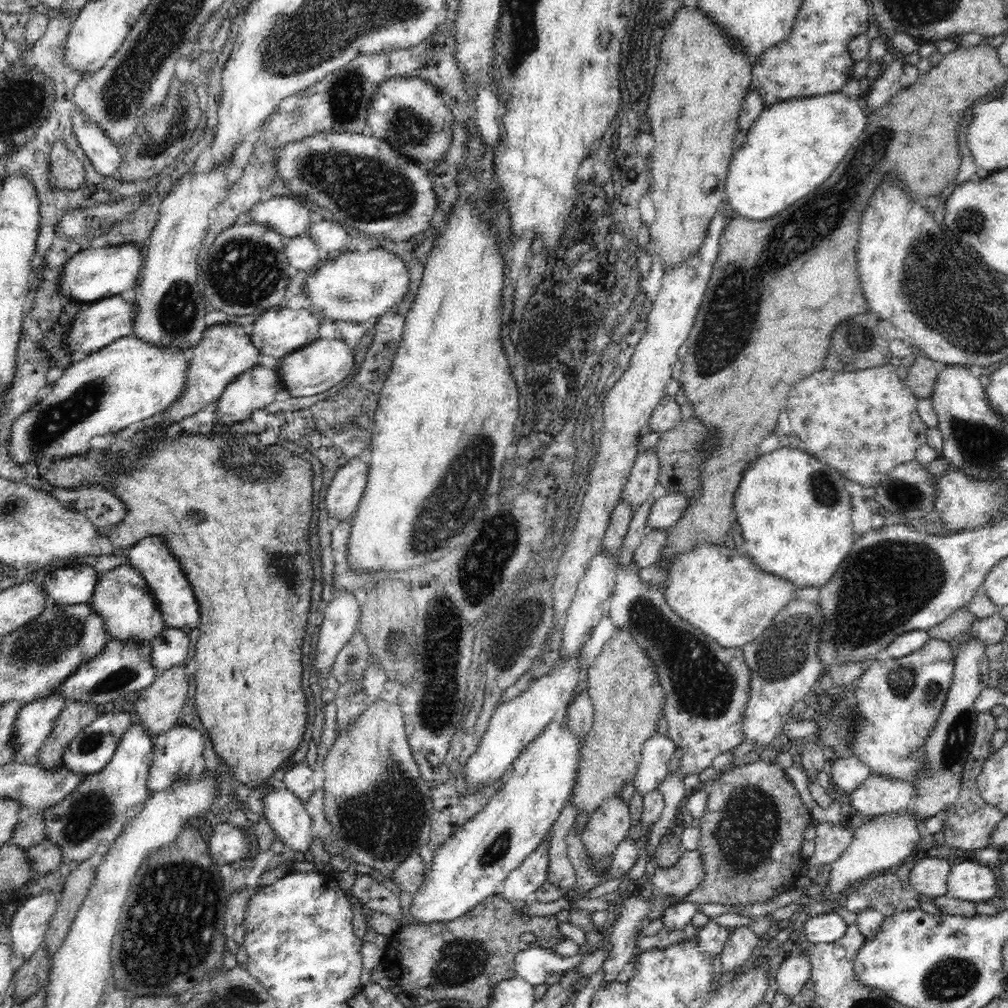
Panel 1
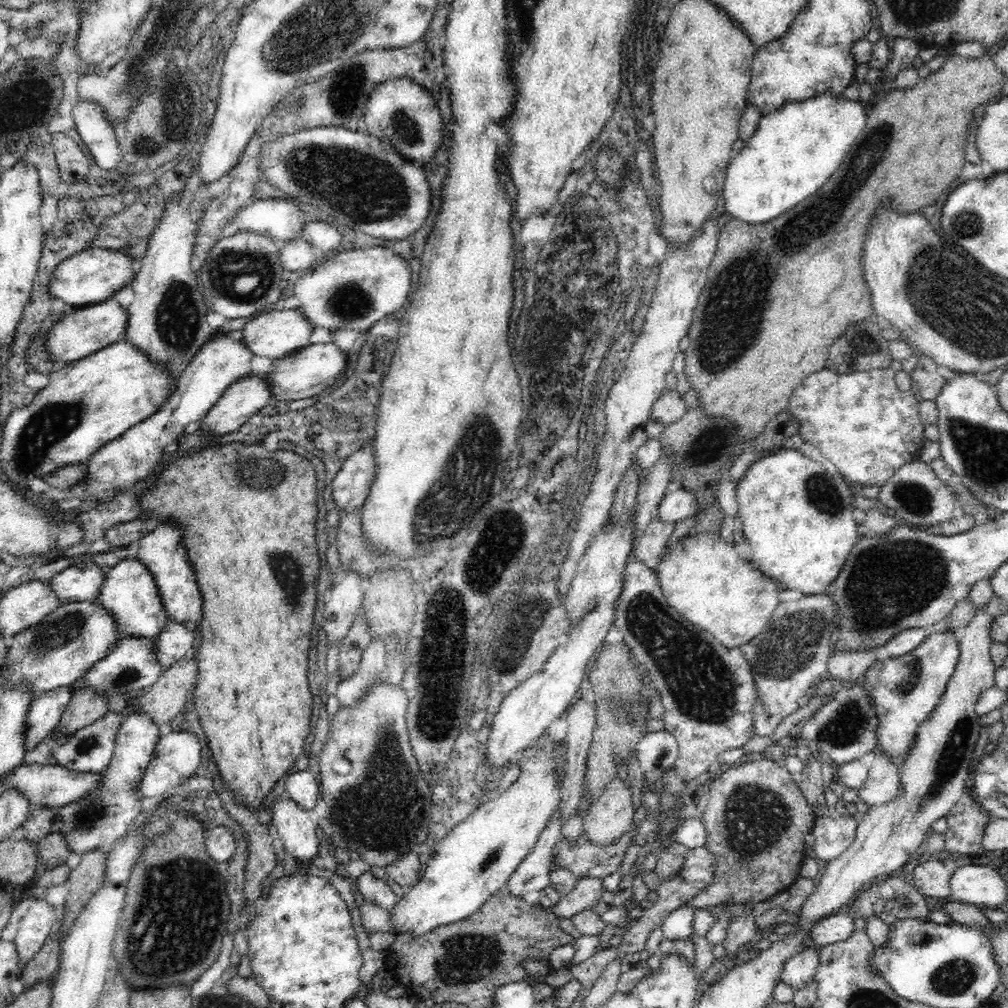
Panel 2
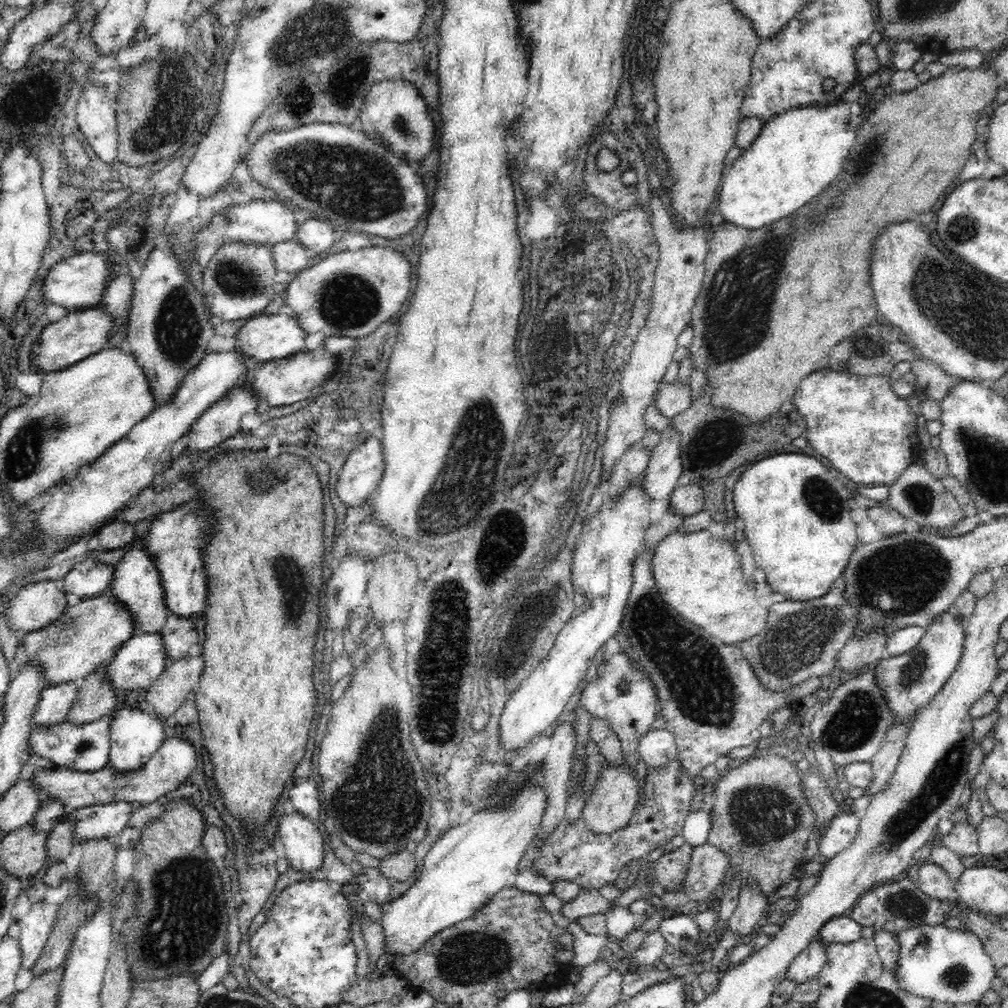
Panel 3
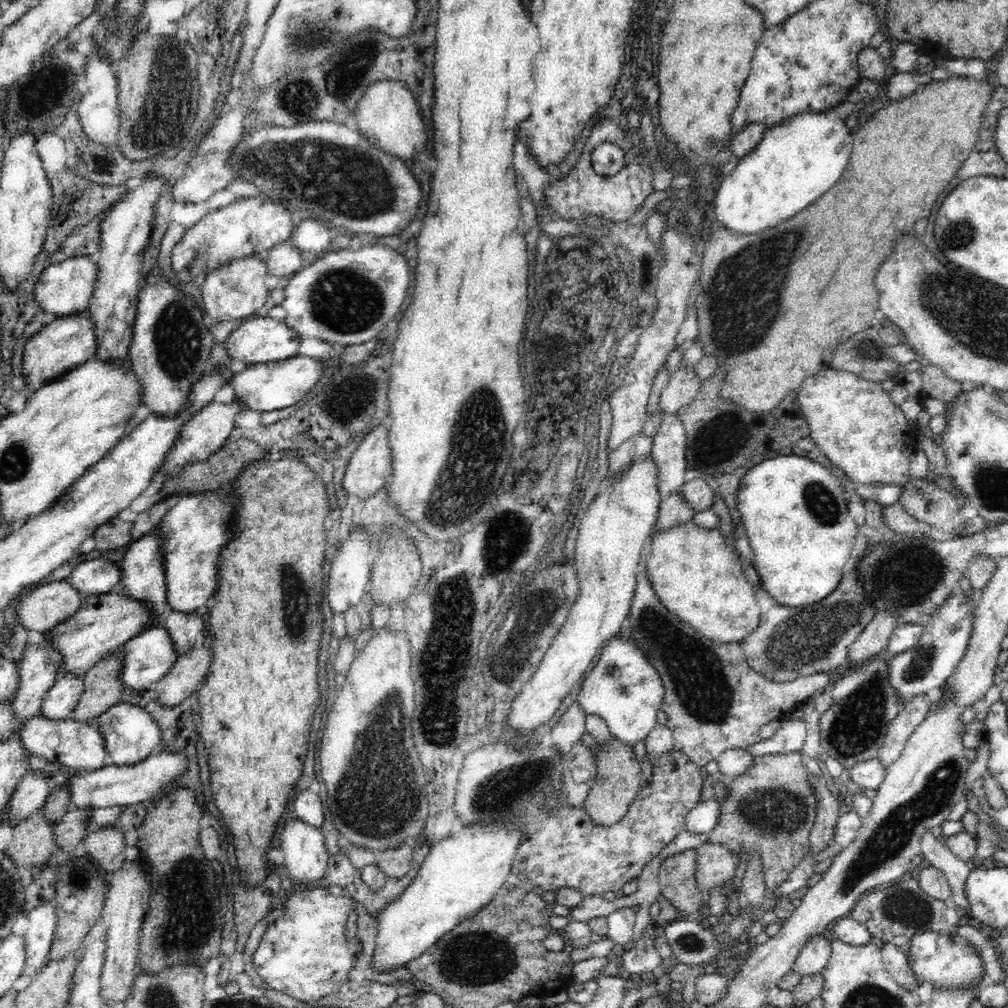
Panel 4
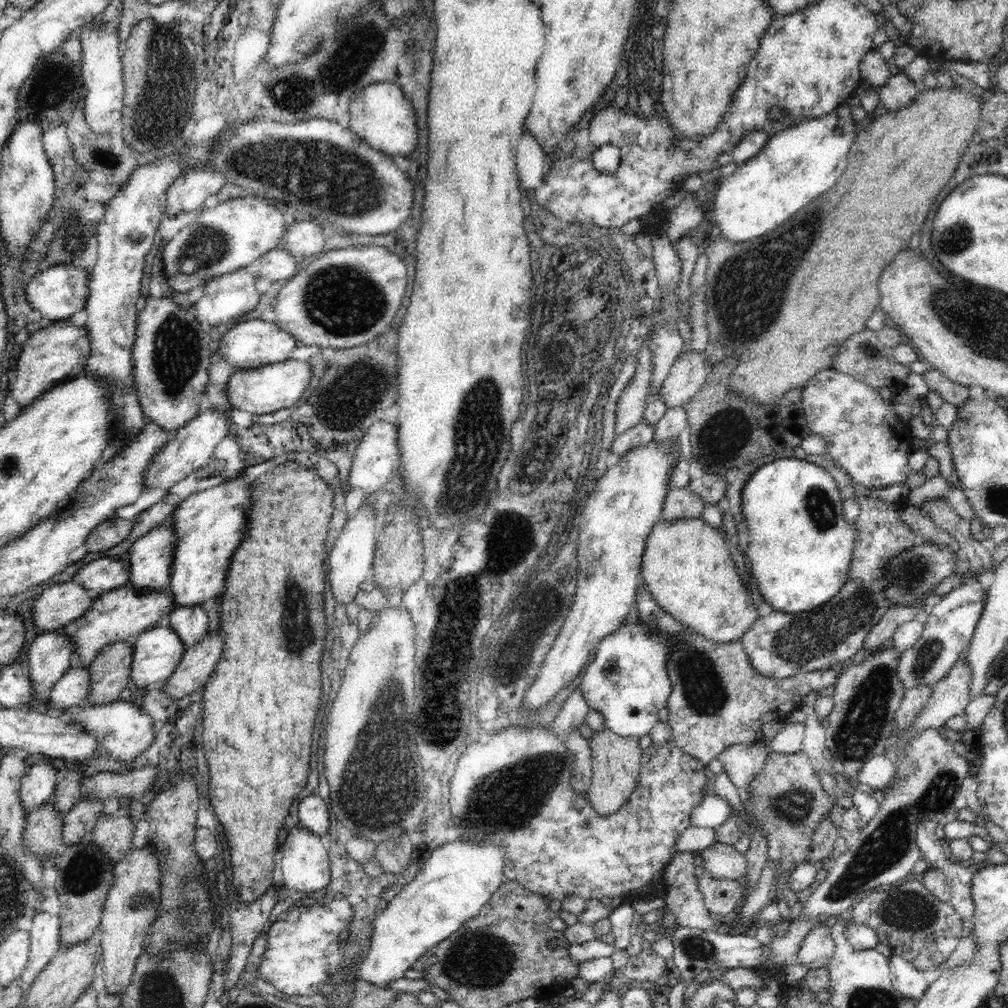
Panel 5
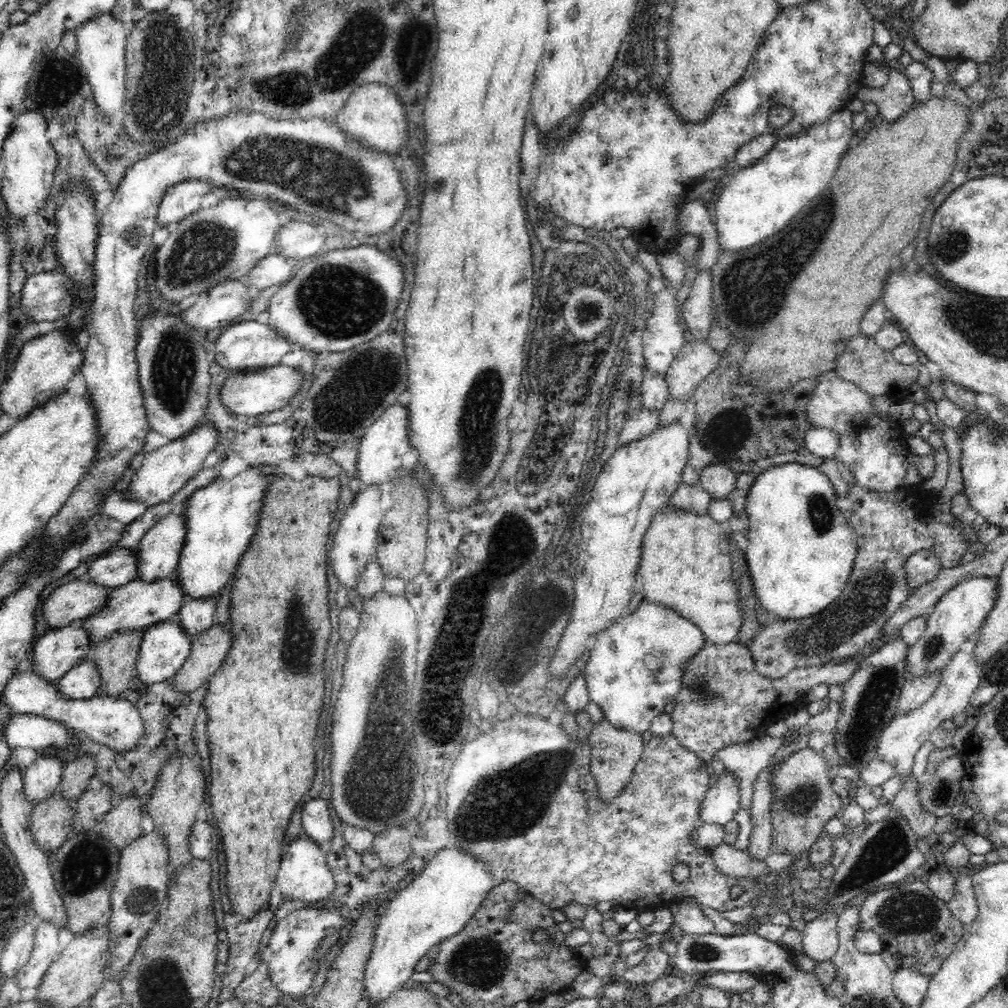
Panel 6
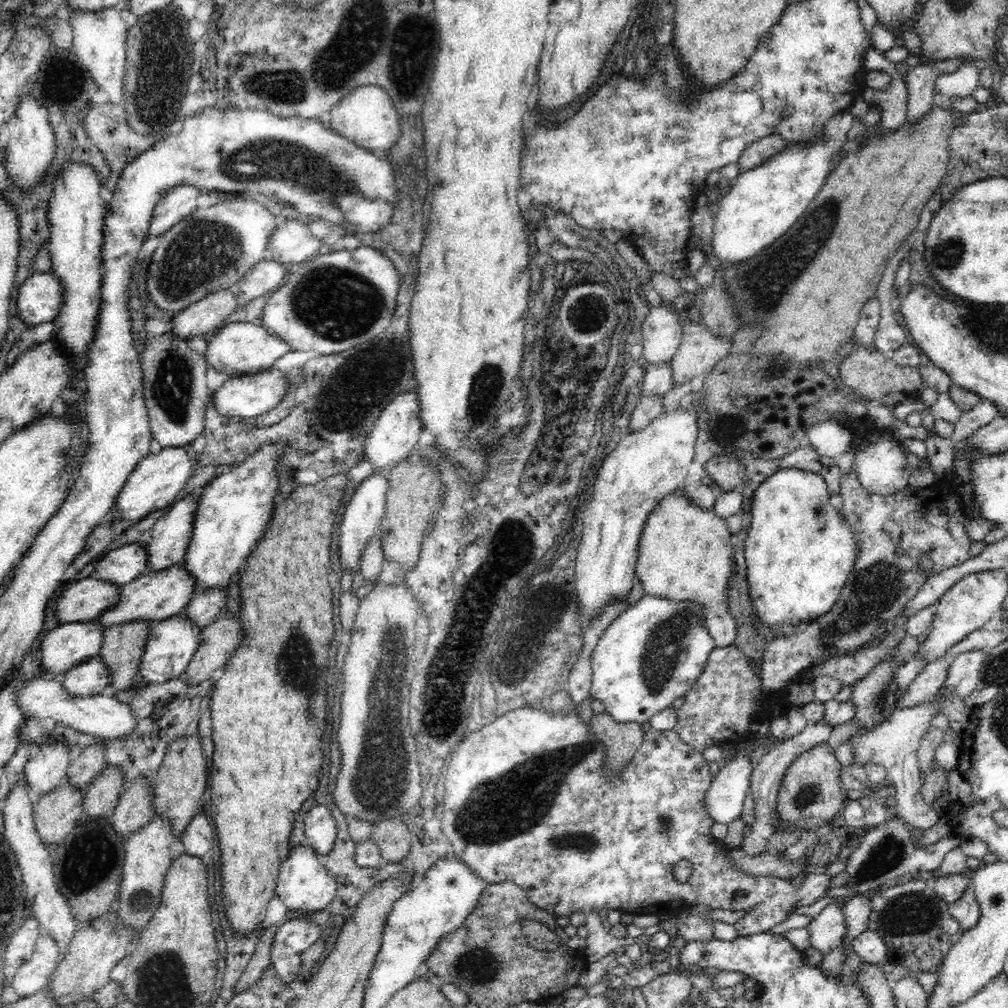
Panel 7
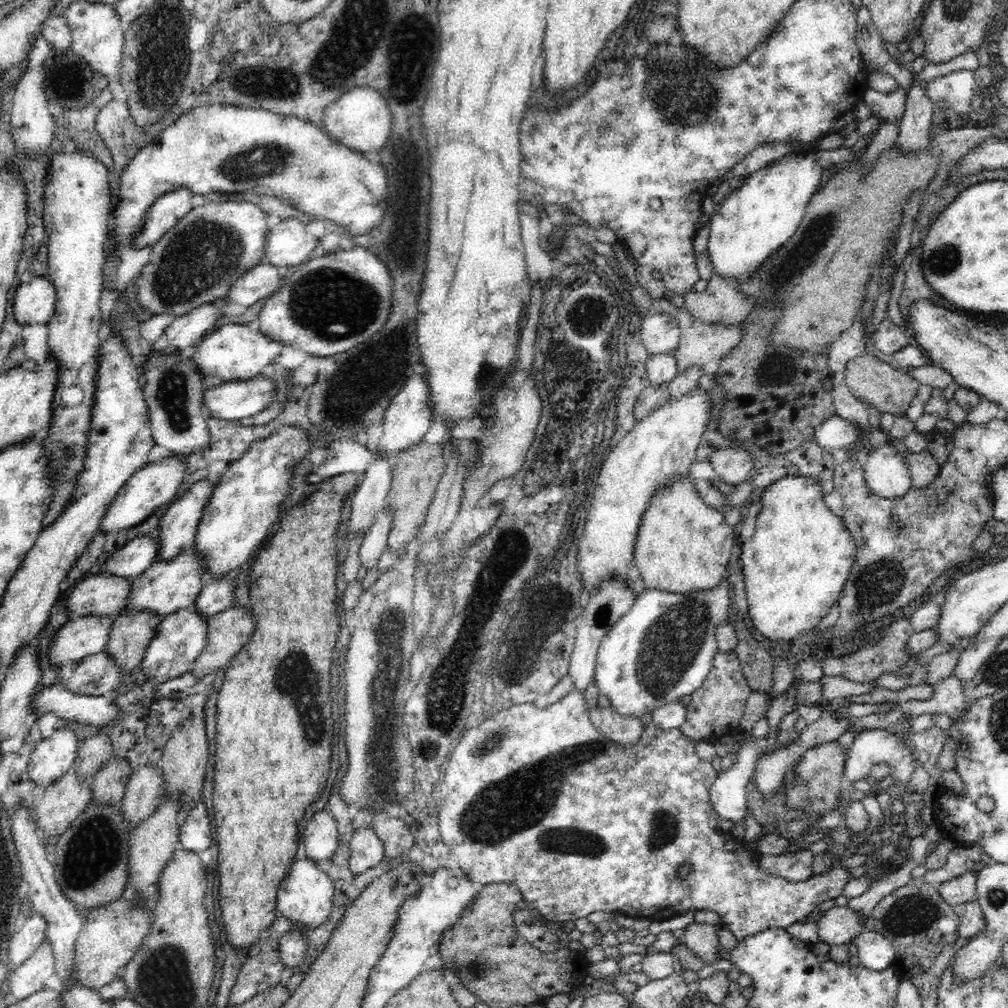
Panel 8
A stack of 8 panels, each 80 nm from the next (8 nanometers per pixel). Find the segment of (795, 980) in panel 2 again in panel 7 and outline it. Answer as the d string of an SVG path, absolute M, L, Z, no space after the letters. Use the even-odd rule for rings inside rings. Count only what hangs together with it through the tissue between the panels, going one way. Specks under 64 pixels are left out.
M830 904L818 917L813 918L807 929L810 934L809 950L818 950L825 955L843 943L844 935L847 933L846 914L840 906Z

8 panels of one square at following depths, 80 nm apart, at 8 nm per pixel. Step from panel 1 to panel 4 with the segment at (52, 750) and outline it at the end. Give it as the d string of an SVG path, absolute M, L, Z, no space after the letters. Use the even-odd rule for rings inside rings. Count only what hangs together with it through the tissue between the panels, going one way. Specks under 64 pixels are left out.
M117 648L82 675L84 694L73 710L74 720L90 722L110 706L121 703L124 688L124 657L122 649Z

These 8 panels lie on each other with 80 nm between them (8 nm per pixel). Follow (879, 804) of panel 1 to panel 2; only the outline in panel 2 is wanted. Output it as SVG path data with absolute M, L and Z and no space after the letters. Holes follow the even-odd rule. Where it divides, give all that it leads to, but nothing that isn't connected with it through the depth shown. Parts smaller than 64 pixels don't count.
M876 755L867 781L857 790L860 800L868 807L888 802L900 787L899 768L890 757Z

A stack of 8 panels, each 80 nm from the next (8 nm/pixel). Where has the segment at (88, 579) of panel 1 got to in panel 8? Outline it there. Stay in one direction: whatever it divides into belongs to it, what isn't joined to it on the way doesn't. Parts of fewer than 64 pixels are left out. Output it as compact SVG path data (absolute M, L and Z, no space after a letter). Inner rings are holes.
M158 534L136 536L116 549L106 560L106 572L130 580L140 576L153 562L160 550Z

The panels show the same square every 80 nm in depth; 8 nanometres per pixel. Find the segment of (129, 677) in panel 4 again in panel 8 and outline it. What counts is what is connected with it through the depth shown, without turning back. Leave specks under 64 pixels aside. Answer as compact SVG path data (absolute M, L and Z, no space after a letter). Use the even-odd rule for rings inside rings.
M186 607L165 615L157 627L152 642L148 644L146 654L140 665L144 677L158 683L164 683L191 671L196 658L204 652L204 648L208 644L208 629L211 626L209 620L206 615Z

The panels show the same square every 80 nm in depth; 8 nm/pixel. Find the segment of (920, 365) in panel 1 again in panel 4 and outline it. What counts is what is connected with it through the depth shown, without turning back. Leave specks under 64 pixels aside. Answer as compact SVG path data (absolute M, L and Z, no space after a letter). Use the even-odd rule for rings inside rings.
M922 362L917 370L922 379L921 397L935 398L951 403L962 390L962 382L953 381L936 365Z

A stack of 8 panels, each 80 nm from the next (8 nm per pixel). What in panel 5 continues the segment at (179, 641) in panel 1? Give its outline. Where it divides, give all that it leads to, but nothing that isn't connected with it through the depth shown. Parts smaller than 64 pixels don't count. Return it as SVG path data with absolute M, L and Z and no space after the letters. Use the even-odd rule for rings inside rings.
M201 605L176 607L168 615L168 626L180 636L186 648L201 642L209 632L208 615Z

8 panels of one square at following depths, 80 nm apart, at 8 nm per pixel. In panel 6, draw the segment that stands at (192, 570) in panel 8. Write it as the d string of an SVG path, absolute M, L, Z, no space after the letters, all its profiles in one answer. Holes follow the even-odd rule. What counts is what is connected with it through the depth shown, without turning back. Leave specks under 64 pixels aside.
M174 576L150 580L136 578L115 589L105 587L105 593L107 599L102 608L79 622L82 629L88 633L92 647L98 645L102 639L108 639L116 631L124 631L126 628L147 630L151 625L174 620L186 598L182 581L179 577Z

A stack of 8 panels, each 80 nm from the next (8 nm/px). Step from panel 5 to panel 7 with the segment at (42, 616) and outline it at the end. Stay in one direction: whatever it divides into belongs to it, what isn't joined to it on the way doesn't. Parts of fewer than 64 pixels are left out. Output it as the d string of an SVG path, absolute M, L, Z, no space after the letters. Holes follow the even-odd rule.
M94 575L79 579L56 596L54 610L60 624L97 620L117 601L119 584L104 582Z

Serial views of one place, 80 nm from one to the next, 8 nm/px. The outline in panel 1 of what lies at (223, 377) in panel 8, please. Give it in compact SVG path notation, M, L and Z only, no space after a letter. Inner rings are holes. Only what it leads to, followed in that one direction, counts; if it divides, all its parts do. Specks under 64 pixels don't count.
M288 307L274 308L263 311L258 319L248 328L249 340L256 350L280 360L291 352L314 342L320 328L320 318L306 309L294 310Z

